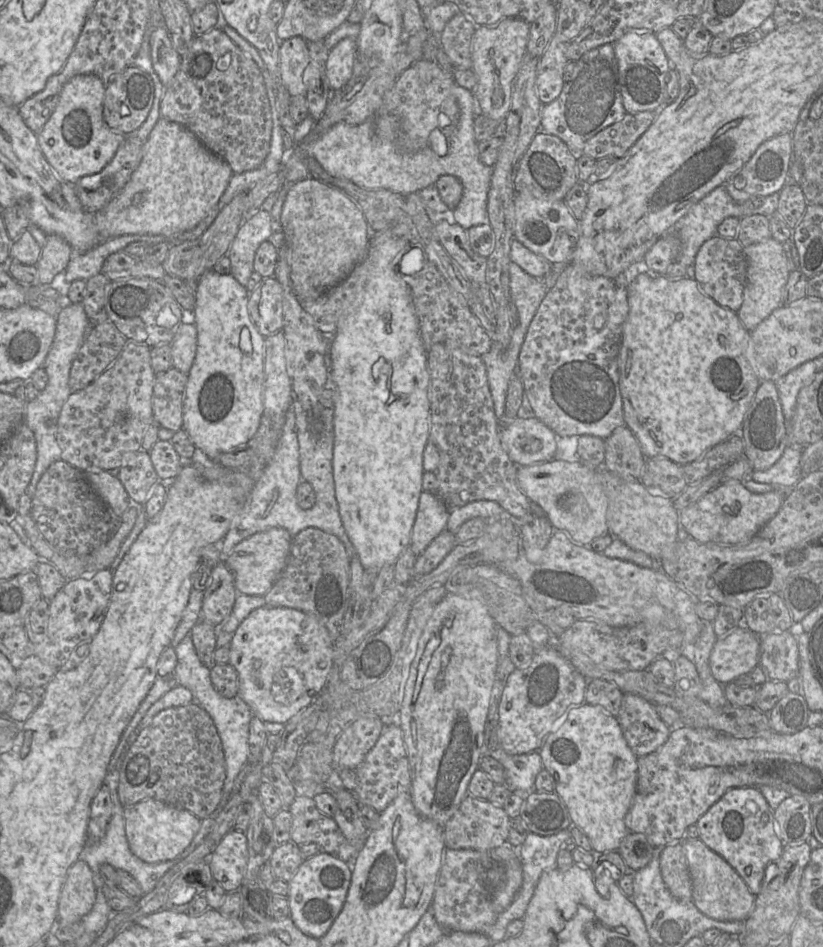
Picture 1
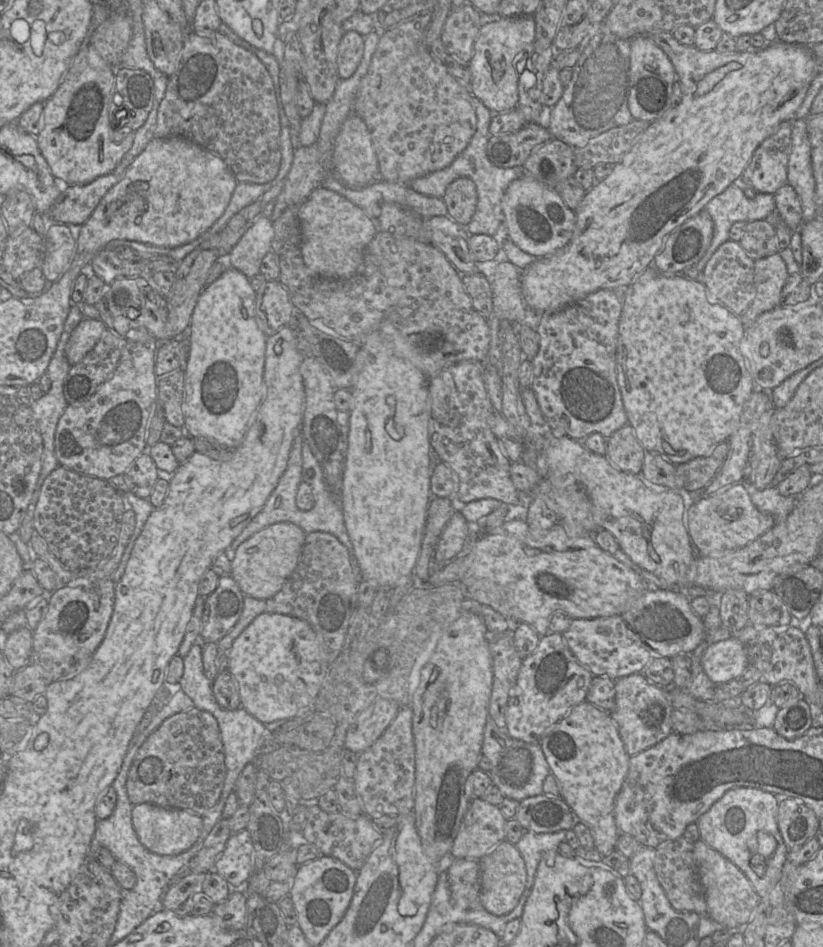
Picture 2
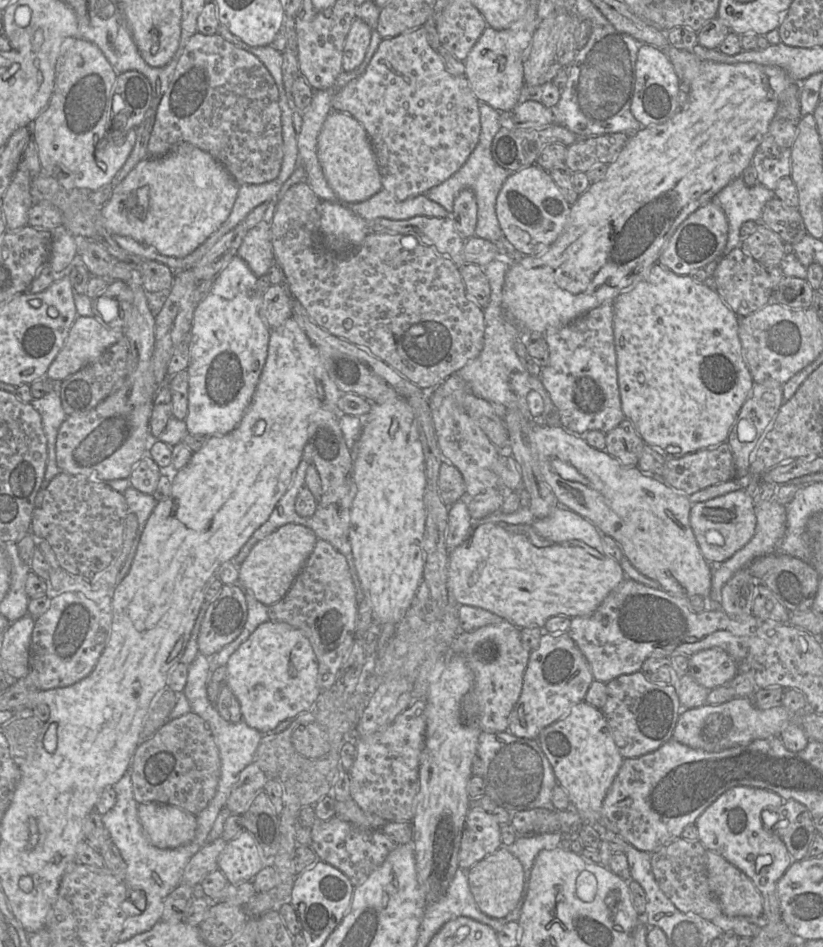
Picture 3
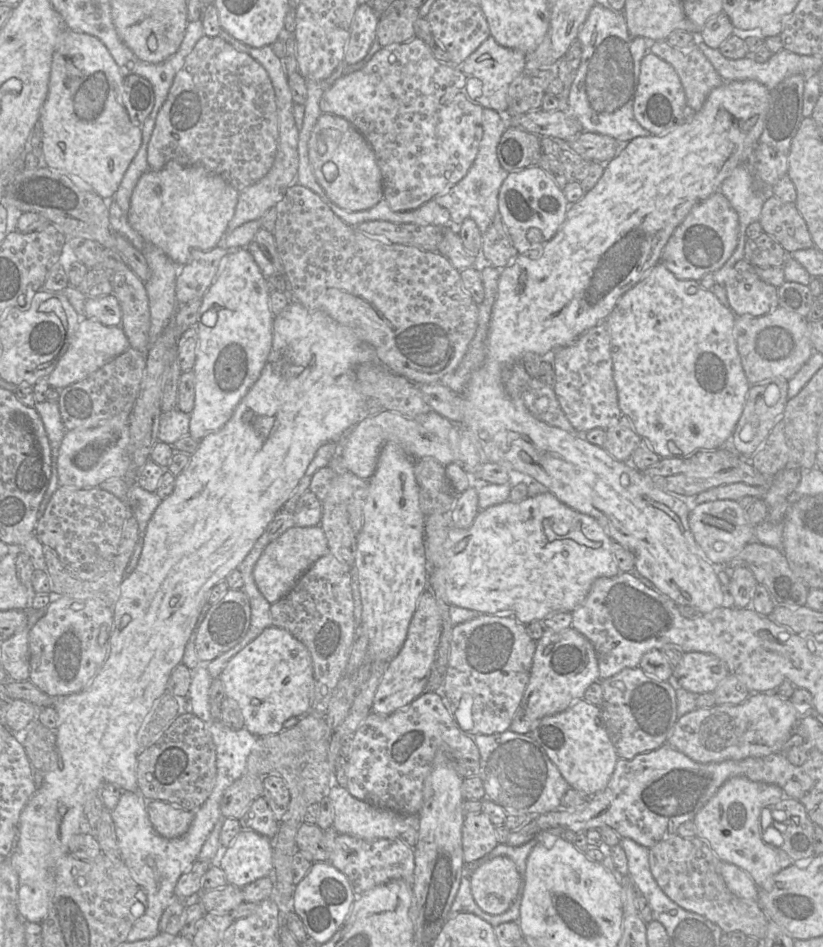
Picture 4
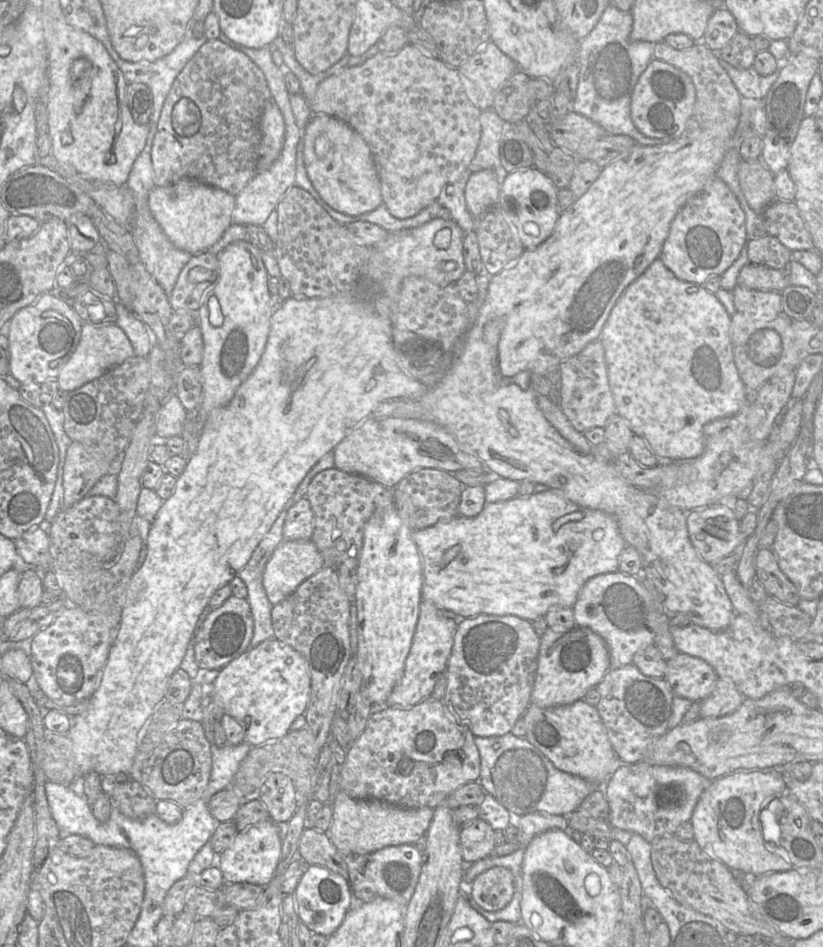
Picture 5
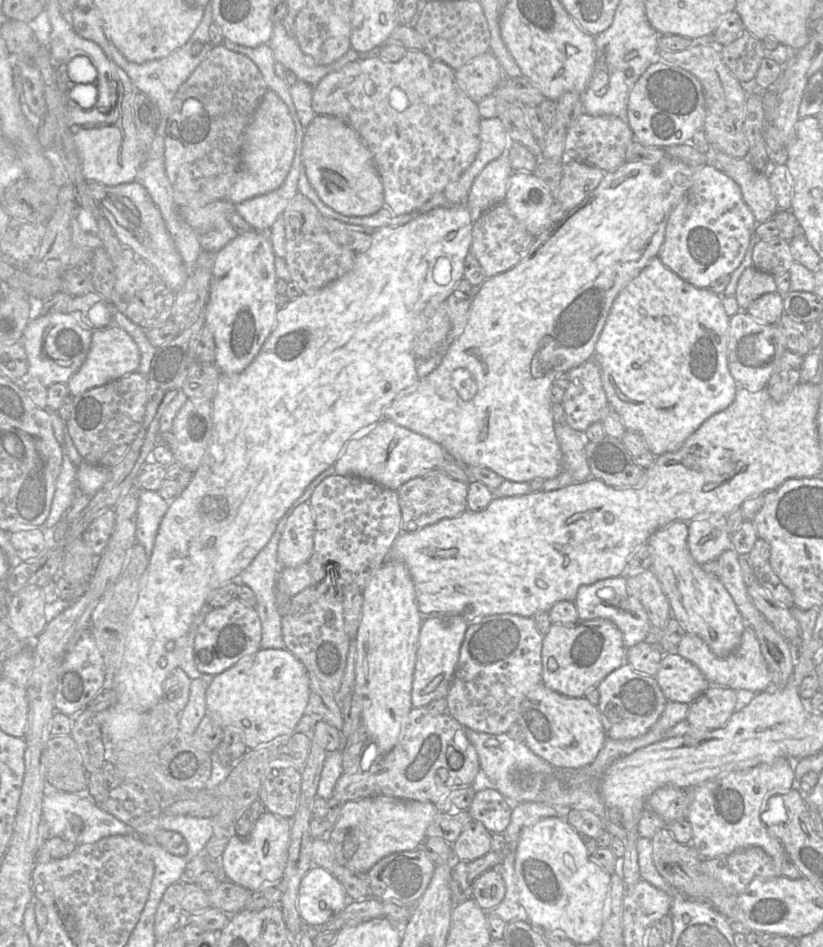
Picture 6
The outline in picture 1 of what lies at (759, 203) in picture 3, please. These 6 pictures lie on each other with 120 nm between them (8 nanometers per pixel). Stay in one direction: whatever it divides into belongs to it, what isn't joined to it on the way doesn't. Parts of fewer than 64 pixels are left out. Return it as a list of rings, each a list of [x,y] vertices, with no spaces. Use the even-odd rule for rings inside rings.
[[[720,185],[707,194],[704,198],[693,205],[690,210],[681,217],[671,228],[671,233],[675,234],[681,242],[681,250],[676,262],[684,265],[693,265],[696,254],[701,245],[717,234],[719,224],[727,217],[742,218],[748,215],[771,216],[776,212],[779,200],[779,193],[773,193],[764,198],[759,208],[748,208],[743,203],[735,202],[728,194],[725,185]]]

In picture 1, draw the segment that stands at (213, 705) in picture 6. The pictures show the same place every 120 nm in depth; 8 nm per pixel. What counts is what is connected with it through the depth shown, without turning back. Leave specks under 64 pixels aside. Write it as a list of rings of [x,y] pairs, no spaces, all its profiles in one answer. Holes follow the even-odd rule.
[[[262,606],[238,626],[229,644],[229,663],[238,675],[238,696],[263,722],[286,724],[308,707],[322,692],[333,662],[333,645],[327,629],[314,616],[287,607]]]

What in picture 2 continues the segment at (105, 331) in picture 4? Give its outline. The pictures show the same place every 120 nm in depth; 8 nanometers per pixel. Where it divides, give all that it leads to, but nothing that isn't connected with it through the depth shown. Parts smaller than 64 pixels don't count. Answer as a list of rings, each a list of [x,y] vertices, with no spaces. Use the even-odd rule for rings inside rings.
[[[83,318],[72,331],[65,348],[69,364],[72,366],[81,361],[106,329],[101,319]]]

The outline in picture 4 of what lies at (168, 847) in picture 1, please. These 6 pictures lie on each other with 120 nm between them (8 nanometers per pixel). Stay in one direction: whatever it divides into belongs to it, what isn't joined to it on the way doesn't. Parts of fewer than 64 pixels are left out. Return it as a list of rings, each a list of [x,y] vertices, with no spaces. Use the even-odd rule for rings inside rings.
[[[160,800],[148,801],[147,812],[154,830],[167,839],[183,836],[194,819],[194,812]]]

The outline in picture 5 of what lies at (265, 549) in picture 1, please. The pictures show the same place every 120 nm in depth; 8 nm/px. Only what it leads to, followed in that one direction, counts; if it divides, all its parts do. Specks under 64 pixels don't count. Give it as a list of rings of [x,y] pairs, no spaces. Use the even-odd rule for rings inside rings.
[[[283,540],[269,559],[263,586],[272,605],[291,595],[306,579],[324,567],[324,559],[312,540]]]

